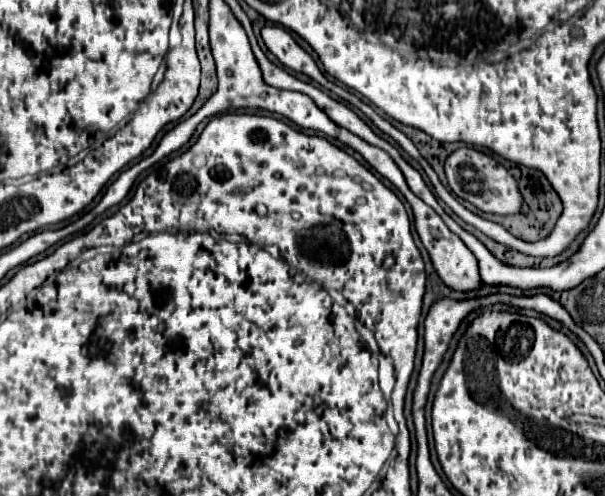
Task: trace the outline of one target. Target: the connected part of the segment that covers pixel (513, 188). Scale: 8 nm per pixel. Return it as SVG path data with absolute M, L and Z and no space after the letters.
M459 148L455 150L445 162L445 174L449 180L449 188L461 198L471 202L477 210L487 214L511 216L523 208L523 194L519 190L517 180L509 174L505 166L497 166L497 162L473 148Z

